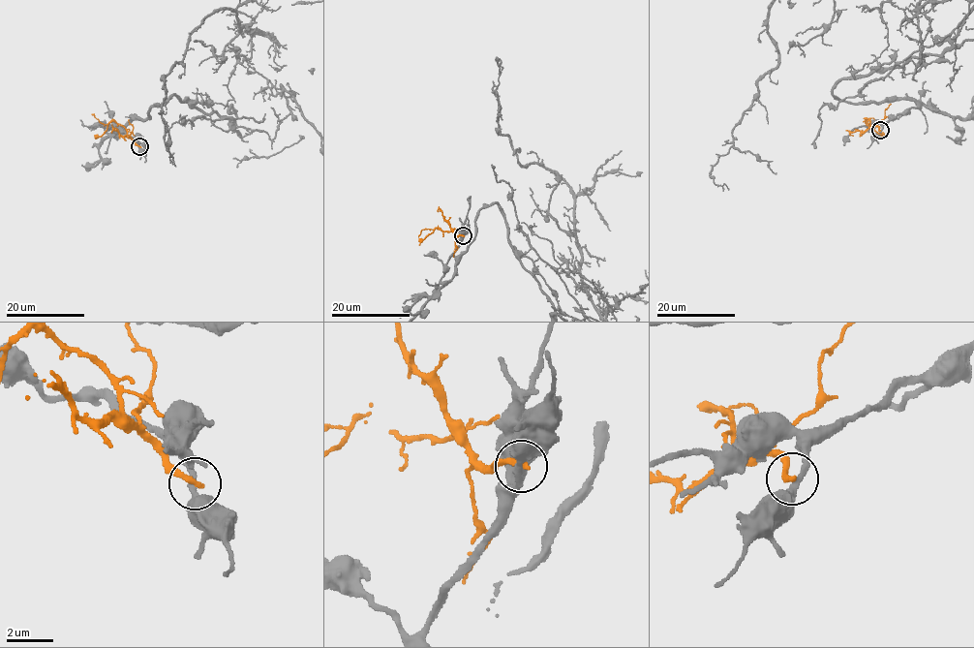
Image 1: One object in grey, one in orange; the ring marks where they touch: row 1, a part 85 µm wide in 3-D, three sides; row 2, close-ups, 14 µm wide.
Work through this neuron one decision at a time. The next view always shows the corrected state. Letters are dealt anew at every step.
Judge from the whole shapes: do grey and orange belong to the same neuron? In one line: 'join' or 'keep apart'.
keep apart

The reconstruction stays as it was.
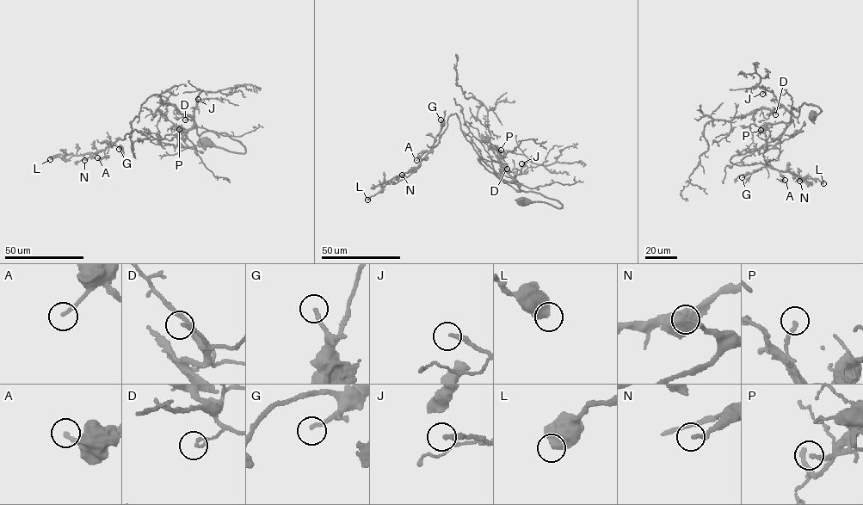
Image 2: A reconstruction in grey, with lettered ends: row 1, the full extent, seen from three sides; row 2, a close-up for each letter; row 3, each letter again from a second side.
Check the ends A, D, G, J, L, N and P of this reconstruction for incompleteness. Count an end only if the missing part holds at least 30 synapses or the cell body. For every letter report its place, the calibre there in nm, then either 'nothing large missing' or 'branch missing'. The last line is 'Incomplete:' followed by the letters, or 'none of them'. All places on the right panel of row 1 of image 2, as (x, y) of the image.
A: (785, 180) | 180 nm | nothing large missing
D: (775, 114) | 140 nm | nothing large missing
G: (742, 177) | 200 nm | nothing large missing
J: (762, 94) | 240 nm | nothing large missing
L: (823, 183) | 700 nm | nothing large missing
N: (799, 181) | 190 nm | nothing large missing
P: (761, 130) | 200 nm | branch missing
Incomplete: P

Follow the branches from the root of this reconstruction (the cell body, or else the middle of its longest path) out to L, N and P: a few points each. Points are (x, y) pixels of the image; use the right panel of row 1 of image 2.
L: (812, 116), (821, 110), (804, 103), (798, 116), (791, 113), (774, 145), (730, 161), (761, 163), (823, 183)
N: (812, 116), (821, 110), (804, 103), (798, 116), (791, 113), (774, 145), (730, 160), (791, 171), (799, 181)
P: (812, 116), (821, 110), (804, 103), (798, 107), (798, 116), (792, 113), (788, 122), (769, 124), (761, 130)

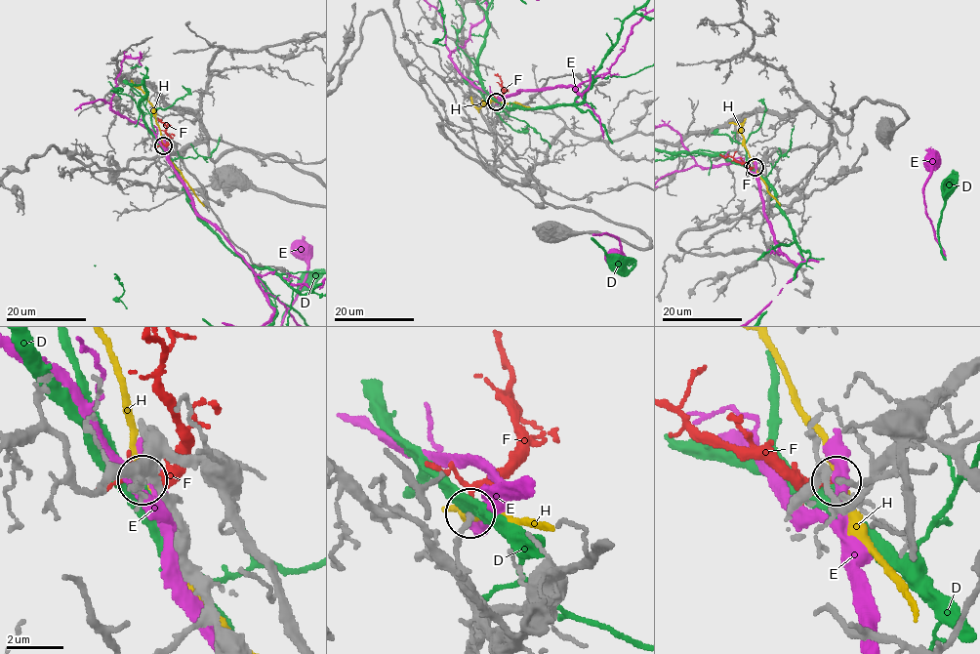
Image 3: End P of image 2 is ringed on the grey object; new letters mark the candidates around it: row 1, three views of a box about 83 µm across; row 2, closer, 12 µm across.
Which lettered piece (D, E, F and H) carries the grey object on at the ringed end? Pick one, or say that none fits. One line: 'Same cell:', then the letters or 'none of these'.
Same cell: F

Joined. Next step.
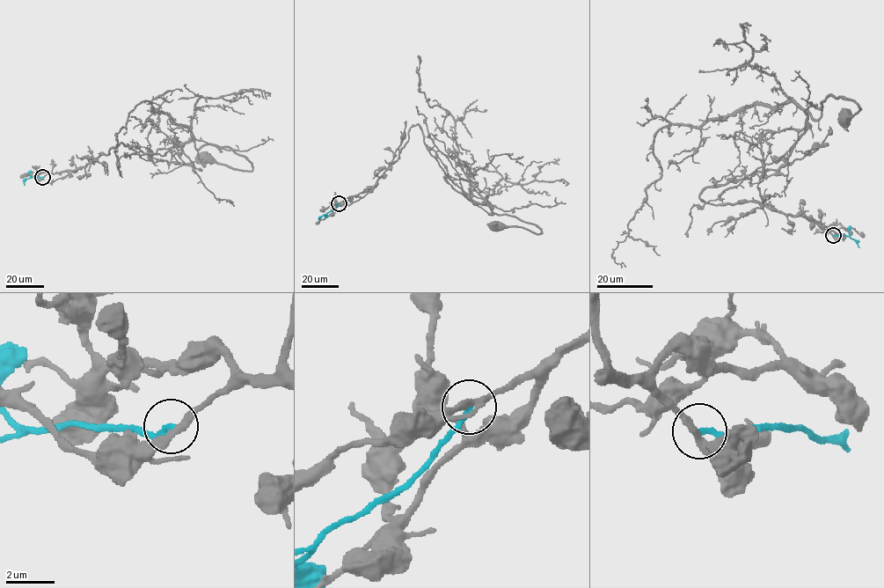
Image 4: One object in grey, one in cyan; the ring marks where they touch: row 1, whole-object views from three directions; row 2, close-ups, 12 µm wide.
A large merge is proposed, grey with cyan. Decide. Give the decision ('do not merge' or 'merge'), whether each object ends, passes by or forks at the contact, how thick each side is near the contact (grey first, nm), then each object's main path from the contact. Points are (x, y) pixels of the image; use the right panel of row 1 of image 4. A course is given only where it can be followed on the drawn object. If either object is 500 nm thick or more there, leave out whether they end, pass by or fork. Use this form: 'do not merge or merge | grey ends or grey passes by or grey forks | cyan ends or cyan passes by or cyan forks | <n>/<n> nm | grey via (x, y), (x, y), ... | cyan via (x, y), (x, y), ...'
do not merge | grey passes by | cyan ends | 280/220 nm | grey via (833, 235), (803, 216), (699, 195), (778, 171), (807, 113), (818, 119), (829, 94), (859, 107), (844, 118) | cyan via (833, 235), (844, 235), (853, 239), (859, 247)

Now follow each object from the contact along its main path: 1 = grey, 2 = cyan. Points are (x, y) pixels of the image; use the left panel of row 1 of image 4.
1: (42, 177), (85, 165), (121, 143), (149, 158), (193, 141), (198, 150), (230, 147), (252, 169), (203, 158)
2: (42, 177), (25, 179), (25, 185)

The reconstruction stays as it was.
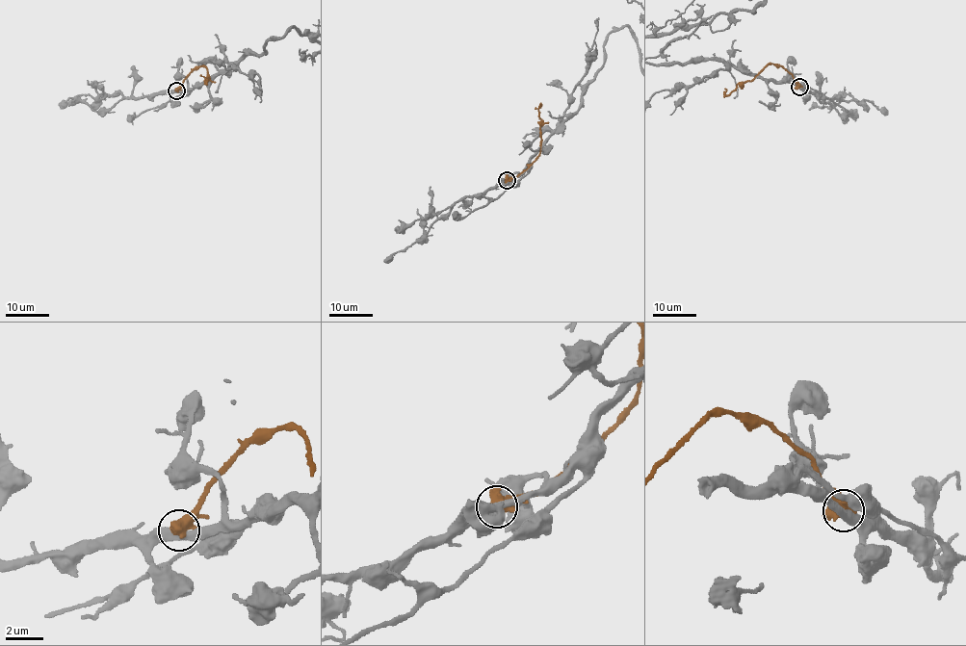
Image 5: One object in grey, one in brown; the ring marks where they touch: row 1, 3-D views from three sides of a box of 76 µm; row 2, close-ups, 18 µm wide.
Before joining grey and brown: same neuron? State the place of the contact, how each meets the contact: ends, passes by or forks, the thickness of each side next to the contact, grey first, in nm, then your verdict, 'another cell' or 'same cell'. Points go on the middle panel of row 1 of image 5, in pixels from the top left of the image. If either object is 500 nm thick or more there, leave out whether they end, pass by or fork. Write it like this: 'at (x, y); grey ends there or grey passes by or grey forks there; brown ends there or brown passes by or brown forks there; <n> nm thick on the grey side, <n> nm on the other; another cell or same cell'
at (507, 180); 440 nm thick on the grey side, 850 nm on the other; another cell

